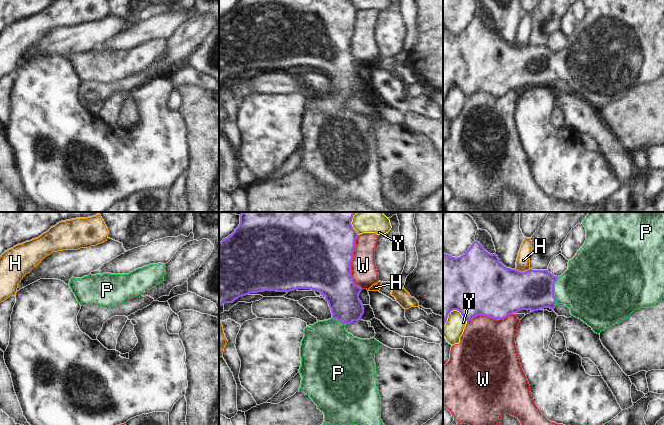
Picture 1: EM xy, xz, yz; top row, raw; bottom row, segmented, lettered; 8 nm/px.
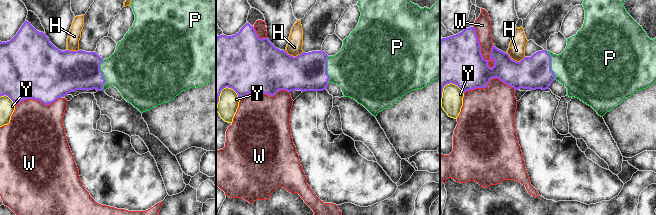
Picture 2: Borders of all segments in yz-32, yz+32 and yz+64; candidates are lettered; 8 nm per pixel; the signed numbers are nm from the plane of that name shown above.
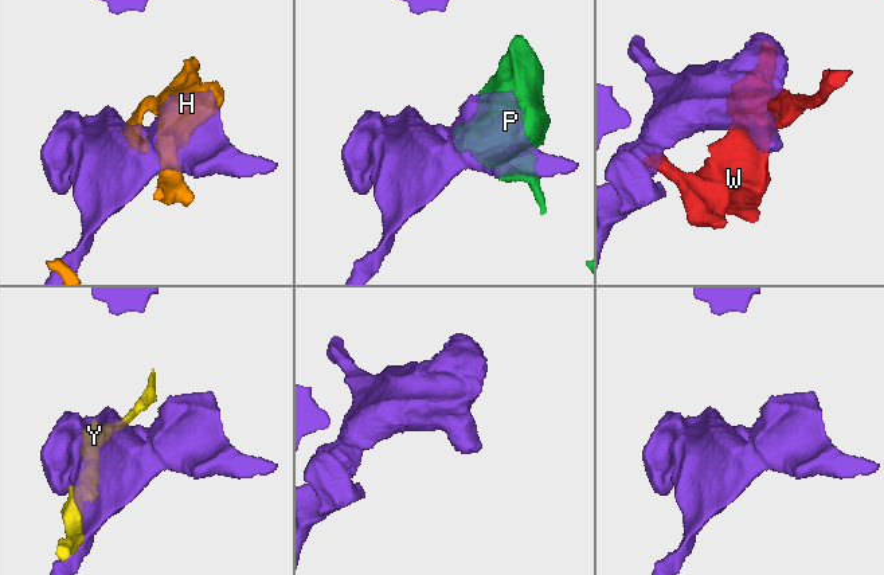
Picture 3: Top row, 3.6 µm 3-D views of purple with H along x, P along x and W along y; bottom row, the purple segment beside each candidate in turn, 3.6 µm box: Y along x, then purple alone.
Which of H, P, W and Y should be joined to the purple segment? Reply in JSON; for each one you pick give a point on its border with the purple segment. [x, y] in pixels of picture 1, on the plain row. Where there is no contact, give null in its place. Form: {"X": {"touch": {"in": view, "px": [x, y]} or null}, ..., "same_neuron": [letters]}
{"P": {"touch": {"in": "yz", "px": [553, 67]}}, "same_neuron": ["P"]}

